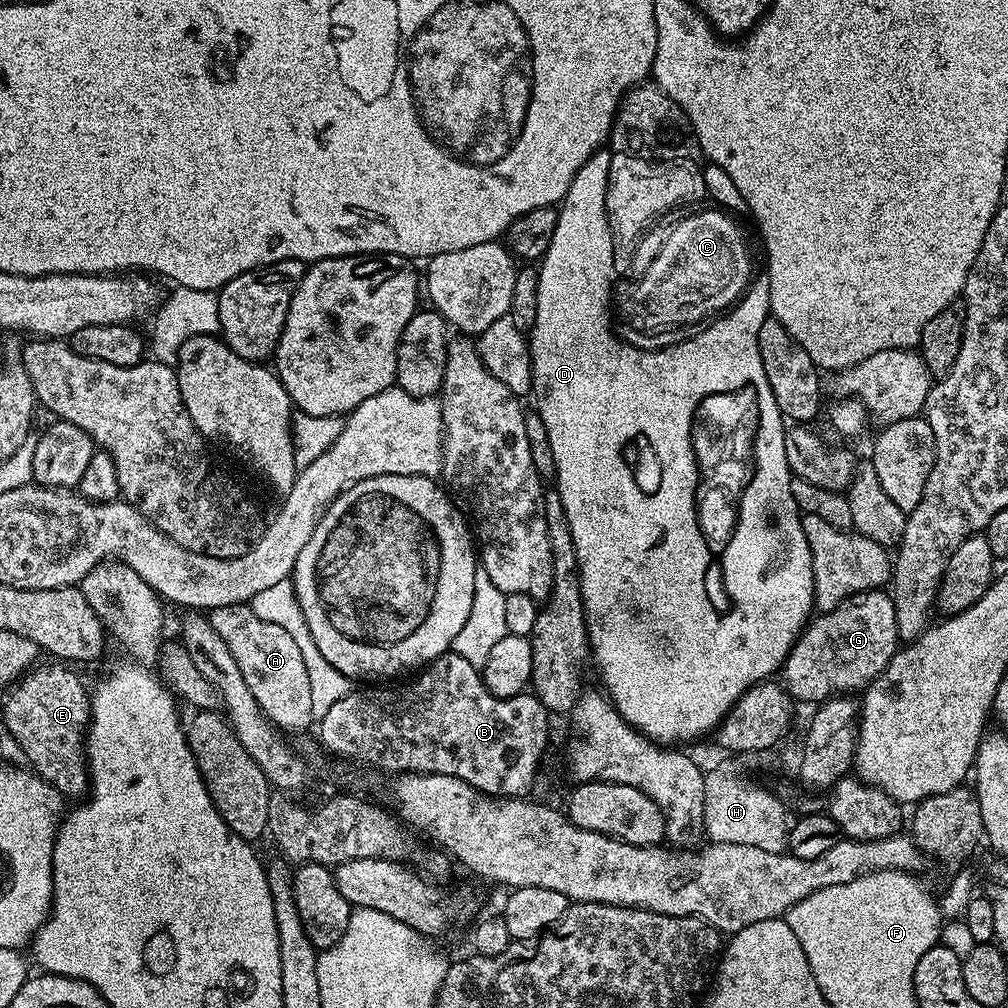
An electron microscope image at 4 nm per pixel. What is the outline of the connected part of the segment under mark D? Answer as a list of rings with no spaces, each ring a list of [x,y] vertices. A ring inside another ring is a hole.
[[[598,150],[580,167],[578,174],[574,174],[568,192],[558,208],[558,226],[554,226],[554,238],[544,259],[538,264],[538,314],[530,329],[531,395],[536,396],[534,410],[540,415],[542,422],[546,422],[546,434],[550,434],[550,450],[554,450],[554,488],[562,498],[566,522],[570,522],[570,534],[578,558],[580,593],[584,599],[590,656],[593,661],[596,659],[596,668],[604,683],[603,691],[612,701],[616,713],[641,736],[661,746],[684,746],[680,744],[719,729],[720,721],[728,715],[731,708],[736,707],[736,703],[748,689],[775,677],[772,675],[775,672],[777,675],[783,669],[788,652],[796,645],[796,639],[813,615],[816,583],[812,577],[812,555],[806,542],[802,513],[794,502],[792,493],[793,474],[786,462],[786,421],[780,415],[778,402],[774,402],[770,382],[766,382],[766,370],[762,370],[762,354],[758,354],[758,330],[762,330],[762,322],[770,318],[770,282],[767,275],[757,275],[744,289],[743,296],[707,328],[702,329],[699,336],[691,336],[688,340],[671,344],[659,352],[644,352],[641,348],[625,344],[619,336],[610,334],[610,297],[614,291],[614,282],[610,278],[612,259],[608,253],[608,228],[604,228],[602,207],[604,176],[609,158],[607,150]],[[693,418],[698,418],[704,428],[712,428],[712,424],[724,424],[728,436],[732,436],[732,442],[728,444],[730,451],[724,452],[724,456],[732,456],[732,464],[736,464],[736,468],[740,468],[740,464],[748,464],[748,460],[756,460],[756,476],[752,476],[752,472],[732,472],[732,500],[728,500],[728,496],[720,496],[720,500],[716,500],[716,496],[708,492],[708,508],[704,508],[704,512],[700,512],[700,508],[692,504],[692,496],[696,496],[696,459],[680,460],[680,432],[691,433]]]

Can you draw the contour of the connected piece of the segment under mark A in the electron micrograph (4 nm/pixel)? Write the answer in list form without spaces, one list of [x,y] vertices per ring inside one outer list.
[[[251,603],[213,608],[207,613],[207,618],[218,638],[226,642],[226,650],[234,654],[234,662],[238,662],[238,670],[242,670],[242,678],[246,678],[250,694],[254,694],[268,720],[280,730],[308,728],[311,724],[313,727],[310,677],[306,675],[306,662],[294,638],[290,638],[282,626],[274,626],[274,622],[266,622],[266,618],[258,618]]]

